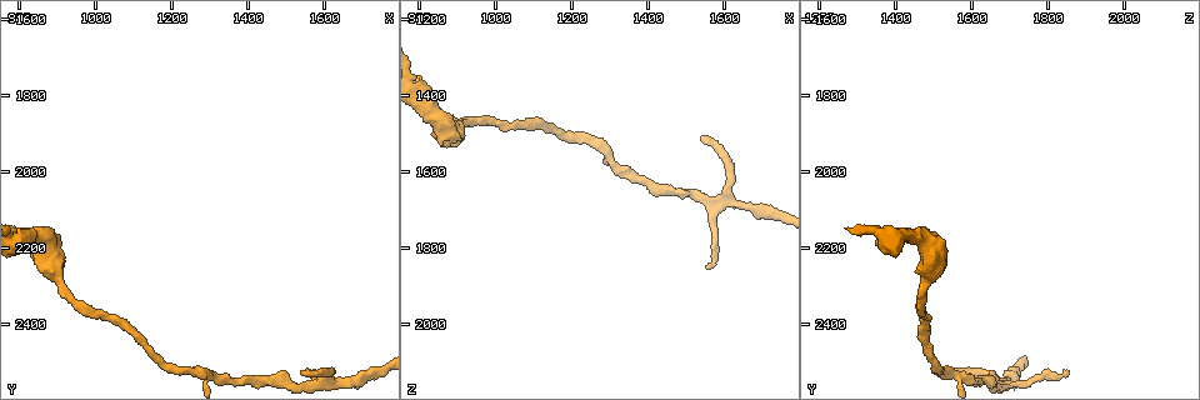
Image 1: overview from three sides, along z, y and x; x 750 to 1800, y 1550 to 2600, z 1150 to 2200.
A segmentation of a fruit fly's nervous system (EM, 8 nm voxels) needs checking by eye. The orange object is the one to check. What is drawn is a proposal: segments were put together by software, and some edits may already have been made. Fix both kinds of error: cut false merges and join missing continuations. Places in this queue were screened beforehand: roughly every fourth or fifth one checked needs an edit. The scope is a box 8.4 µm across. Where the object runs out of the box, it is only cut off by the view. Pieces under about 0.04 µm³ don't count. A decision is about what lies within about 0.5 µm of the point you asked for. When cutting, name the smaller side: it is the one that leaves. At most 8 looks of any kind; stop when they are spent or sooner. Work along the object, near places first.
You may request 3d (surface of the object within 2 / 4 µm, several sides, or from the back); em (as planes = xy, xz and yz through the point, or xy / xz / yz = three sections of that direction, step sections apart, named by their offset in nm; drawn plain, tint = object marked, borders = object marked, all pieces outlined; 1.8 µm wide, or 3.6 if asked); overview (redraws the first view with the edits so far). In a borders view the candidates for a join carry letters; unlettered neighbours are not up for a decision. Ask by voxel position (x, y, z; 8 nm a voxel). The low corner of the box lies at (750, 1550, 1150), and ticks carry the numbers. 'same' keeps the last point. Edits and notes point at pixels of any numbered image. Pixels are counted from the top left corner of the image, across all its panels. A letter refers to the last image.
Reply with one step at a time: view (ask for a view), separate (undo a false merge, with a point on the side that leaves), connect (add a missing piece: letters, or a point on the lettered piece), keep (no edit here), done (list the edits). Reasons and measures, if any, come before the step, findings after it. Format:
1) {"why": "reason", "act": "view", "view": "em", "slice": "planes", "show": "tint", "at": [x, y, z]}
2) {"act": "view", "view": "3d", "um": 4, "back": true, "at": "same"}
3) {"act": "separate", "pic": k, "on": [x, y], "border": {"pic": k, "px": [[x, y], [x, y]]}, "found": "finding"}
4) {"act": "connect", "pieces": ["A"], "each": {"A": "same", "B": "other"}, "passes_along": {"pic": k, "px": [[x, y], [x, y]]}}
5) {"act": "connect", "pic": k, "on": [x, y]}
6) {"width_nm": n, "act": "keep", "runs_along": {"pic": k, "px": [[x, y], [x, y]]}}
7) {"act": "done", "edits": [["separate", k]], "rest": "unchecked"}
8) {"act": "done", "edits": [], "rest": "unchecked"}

{"act": "view", "view": "3d", "um": 2, "at": [1535, 2520, 1520]}

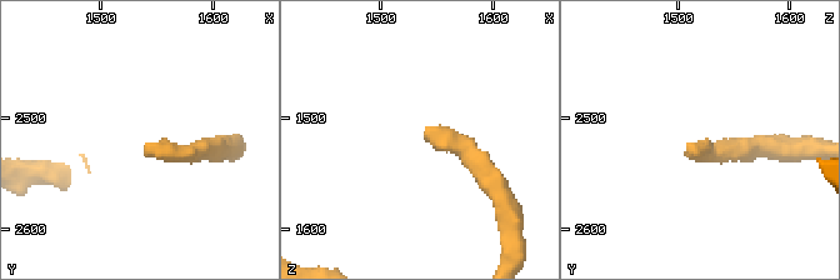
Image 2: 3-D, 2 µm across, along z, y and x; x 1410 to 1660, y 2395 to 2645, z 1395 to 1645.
{"why": "shape alone is not enough", "act": "view", "view": "em", "um": 3.6, "slice": "planes", "show": "borders", "at": [1538, 2524, 1514]}

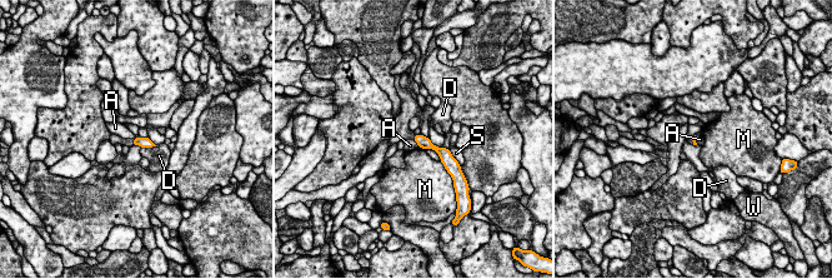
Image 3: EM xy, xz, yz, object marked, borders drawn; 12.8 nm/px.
{"act": "keep", "each": {"A": "other", "D": "other", "M": "other", "S": "other", "W": "other"}, "border": {"pic": 3, "px": [[414, 139], [419, 147]]}, "found": "no lettered piece goes on from it"}

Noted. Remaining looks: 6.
{"why": "tapers out", "act": "view", "view": "em", "slice": "planes", "show": "borders", "at": [1560, 2520, 1860]}

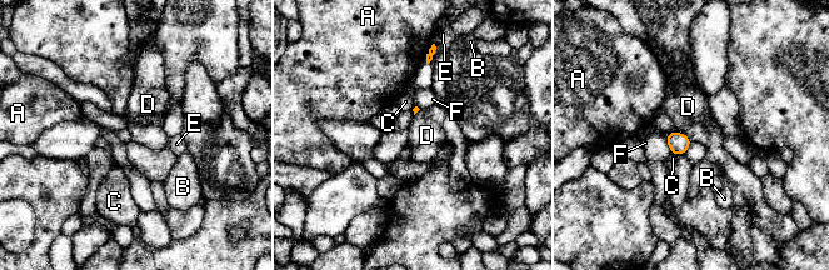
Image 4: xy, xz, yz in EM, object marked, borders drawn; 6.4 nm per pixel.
{"act": "keep", "each": {"A": "other", "B": "other", "C": "other", "D": "other", "E": "other", "F": "other"}, "border": {"pic": 4, "px": [[679, 131], [692, 141]]}, "found": "none of them fits"}

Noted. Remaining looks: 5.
{"why": "sudden change in width", "act": "view", "view": "3d", "um": 4, "back": true, "at": [890, 2265, 1490]}

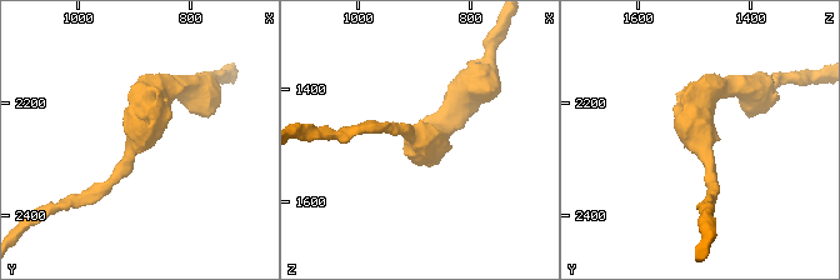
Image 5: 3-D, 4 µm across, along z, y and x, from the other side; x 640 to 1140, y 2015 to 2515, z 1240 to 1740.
{"arm_widths_nm": [190, 360], "why": "need the tissue", "act": "view", "view": "em", "slice": "planes", "show": "borders", "at": [895, 2265, 1490]}

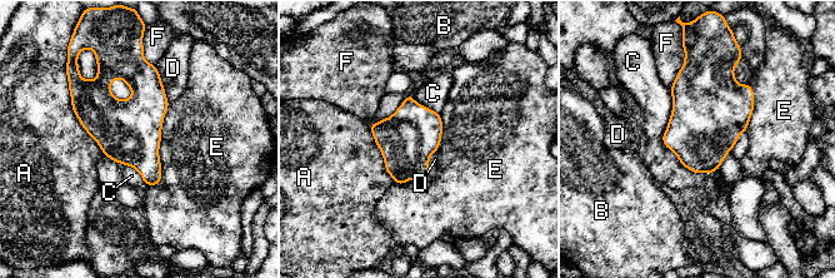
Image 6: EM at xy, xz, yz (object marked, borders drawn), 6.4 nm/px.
{"act": "keep", "each": {"A": "other", "B": "other", "C": "other", "D": "other", "E": "other", "F": "other"}, "border": {"pic": 6, "px": [[169, 103], [160, 180], [146, 185]]}, "found": "all the same neuron"}

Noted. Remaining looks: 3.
{"act": "done", "edits": [], "rest": "unchecked"}

